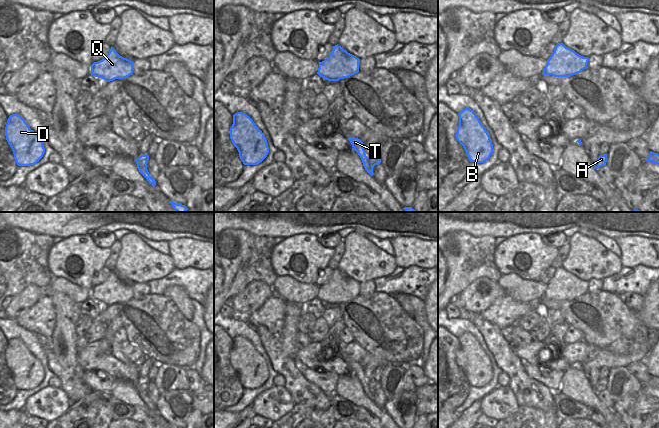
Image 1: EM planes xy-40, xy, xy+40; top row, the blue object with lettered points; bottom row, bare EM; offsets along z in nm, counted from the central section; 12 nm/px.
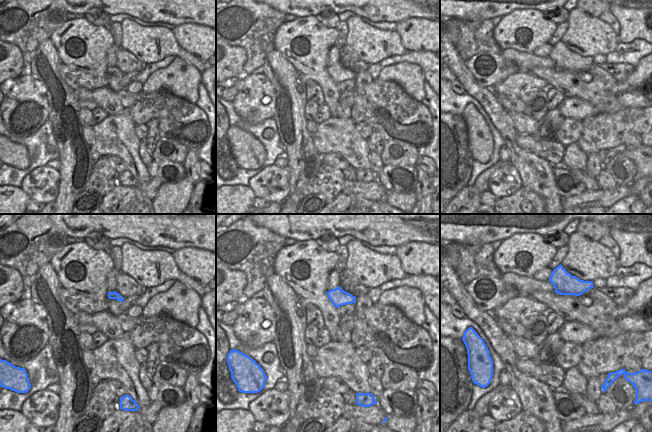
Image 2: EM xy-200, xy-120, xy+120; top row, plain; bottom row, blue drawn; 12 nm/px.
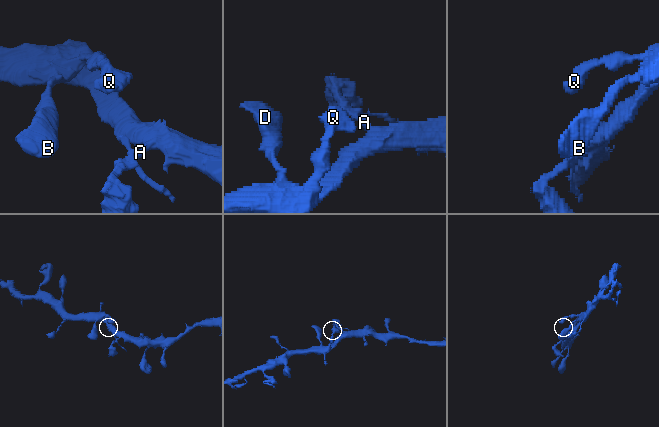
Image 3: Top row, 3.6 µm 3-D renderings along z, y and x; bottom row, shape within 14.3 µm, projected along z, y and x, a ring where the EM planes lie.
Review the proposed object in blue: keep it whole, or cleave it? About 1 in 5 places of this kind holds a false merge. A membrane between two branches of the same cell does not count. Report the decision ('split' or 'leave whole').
leave whole

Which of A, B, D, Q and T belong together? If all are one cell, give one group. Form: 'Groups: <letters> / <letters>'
Groups: A B D Q T.

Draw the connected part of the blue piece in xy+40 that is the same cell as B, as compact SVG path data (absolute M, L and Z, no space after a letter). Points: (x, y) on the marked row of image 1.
M470 108L463 109L458 116L459 126L455 137L463 146L469 161L486 162L493 153L493 144L487 130Z

